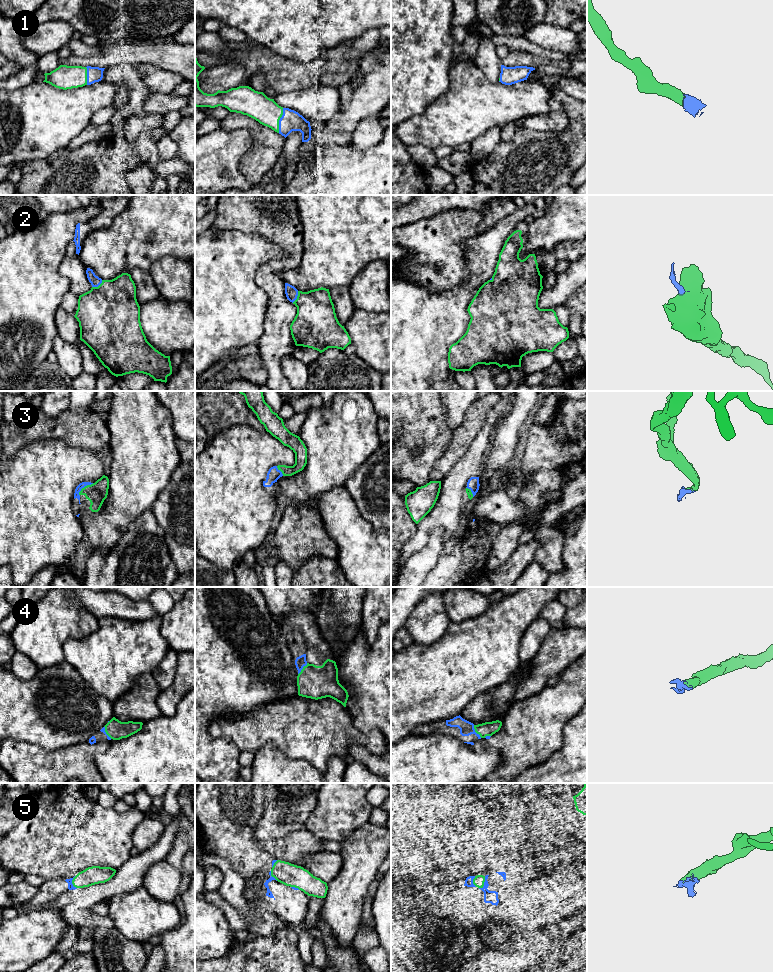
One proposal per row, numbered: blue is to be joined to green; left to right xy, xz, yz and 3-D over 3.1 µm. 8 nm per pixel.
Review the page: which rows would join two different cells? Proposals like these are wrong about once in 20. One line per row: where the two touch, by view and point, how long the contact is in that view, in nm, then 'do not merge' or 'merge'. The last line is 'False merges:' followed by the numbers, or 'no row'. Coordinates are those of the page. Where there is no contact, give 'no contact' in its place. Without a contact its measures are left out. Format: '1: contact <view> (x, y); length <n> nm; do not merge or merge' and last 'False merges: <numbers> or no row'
1: contact xz (279, 119); length 200 nm; merge
2: contact xy (98, 286); length 110 nm; merge
3: contact xy (85, 486); length 160 nm; merge
4: contact yz (475, 731); length 120 nm; merge
5: contact yz (483, 883); length 120 nm; merge
False merges: no row

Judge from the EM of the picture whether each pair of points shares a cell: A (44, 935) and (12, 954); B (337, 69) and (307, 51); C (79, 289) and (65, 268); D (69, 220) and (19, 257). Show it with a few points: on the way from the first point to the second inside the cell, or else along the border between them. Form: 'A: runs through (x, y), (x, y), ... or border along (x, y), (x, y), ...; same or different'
A: runs through (36, 935), (29, 937), (20, 946); same
B: border along (338, 45), (324, 50), (310, 61), (294, 61); different
C: runs through (79, 284), (70, 273); same
D: runs through (57, 232), (31, 257); same

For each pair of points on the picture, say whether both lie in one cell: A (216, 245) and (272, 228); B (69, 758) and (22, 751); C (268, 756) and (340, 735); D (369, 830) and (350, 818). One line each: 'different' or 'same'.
A: different
B: same
C: different
D: different

